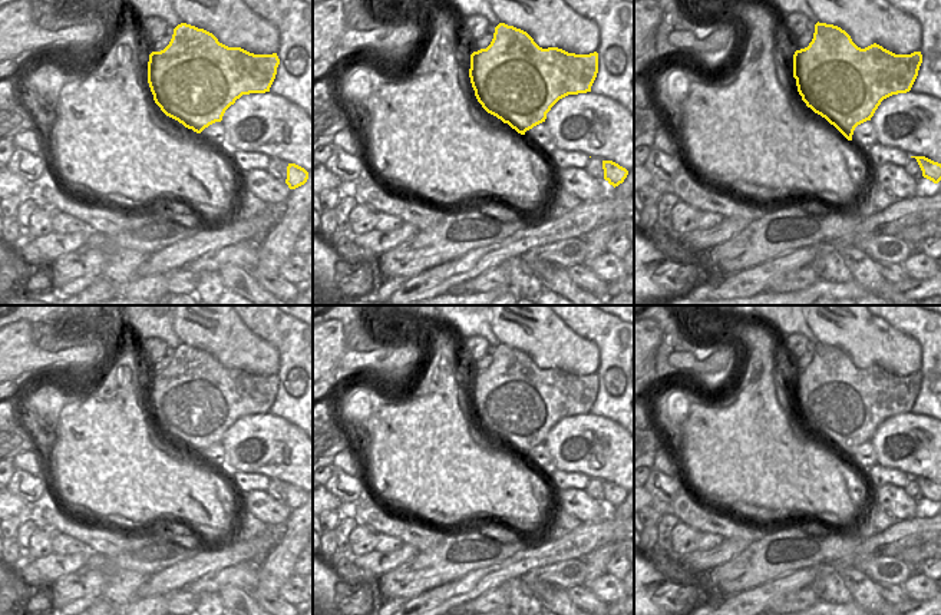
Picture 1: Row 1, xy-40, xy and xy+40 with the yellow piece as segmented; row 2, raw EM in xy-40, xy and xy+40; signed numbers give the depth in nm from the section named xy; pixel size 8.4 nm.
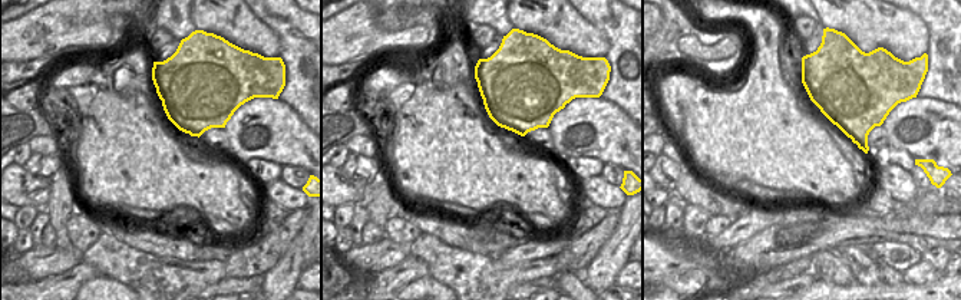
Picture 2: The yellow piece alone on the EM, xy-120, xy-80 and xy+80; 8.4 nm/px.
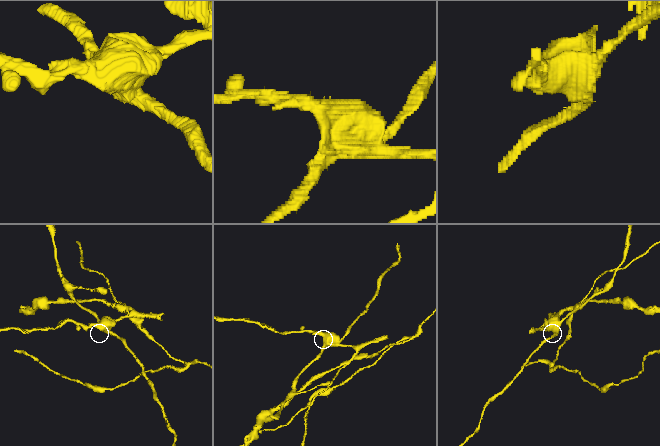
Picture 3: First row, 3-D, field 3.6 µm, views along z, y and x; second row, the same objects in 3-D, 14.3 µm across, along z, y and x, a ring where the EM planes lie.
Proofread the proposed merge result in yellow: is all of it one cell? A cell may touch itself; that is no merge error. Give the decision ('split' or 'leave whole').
split

